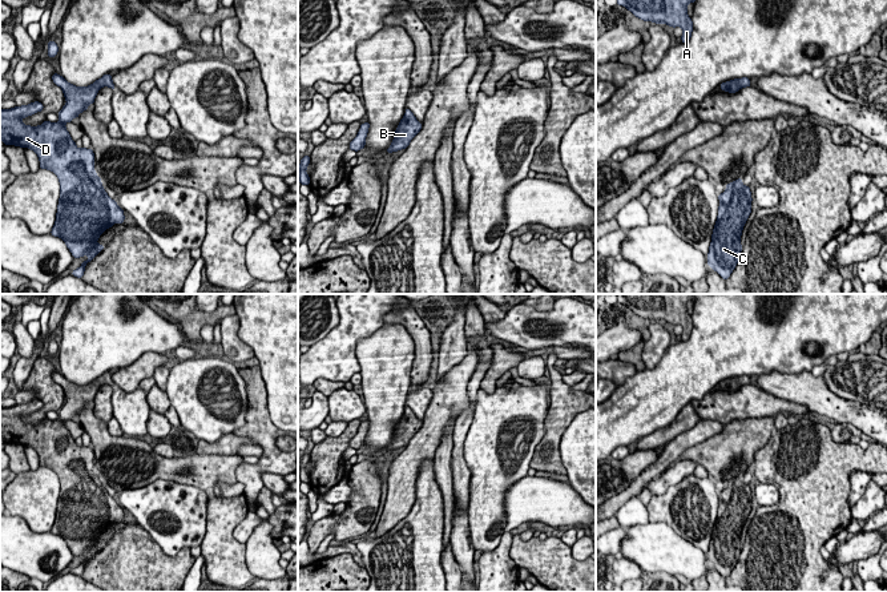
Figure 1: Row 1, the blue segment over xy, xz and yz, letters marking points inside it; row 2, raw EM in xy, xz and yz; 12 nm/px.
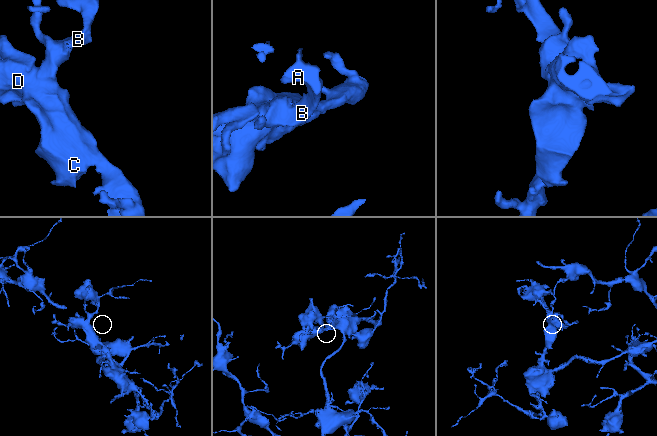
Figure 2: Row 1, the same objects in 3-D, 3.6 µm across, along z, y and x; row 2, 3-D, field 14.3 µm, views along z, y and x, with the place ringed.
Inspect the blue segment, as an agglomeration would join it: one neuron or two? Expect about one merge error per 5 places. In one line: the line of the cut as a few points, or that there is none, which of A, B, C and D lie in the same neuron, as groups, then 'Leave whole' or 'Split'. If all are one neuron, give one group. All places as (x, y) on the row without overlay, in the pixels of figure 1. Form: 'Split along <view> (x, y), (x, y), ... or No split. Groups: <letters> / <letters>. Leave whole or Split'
No split. Groups: A B C D. Leave whole

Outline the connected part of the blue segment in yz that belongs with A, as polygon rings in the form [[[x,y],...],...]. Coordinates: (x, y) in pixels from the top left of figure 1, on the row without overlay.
[[[616,294],[617,302],[625,305],[644,319],[665,321],[669,325],[682,326],[682,341],[688,341],[693,330],[692,315],[688,314],[688,302],[696,301],[693,294]]]

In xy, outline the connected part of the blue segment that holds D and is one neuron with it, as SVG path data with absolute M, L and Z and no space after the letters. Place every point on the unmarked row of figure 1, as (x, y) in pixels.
M56 370L52 378L63 387L66 398L59 410L60 419L45 418L39 424L24 423L24 415L43 408L44 403L39 399L0 407L0 438L5 443L32 447L39 455L40 467L48 467L57 474L60 496L51 532L66 541L73 556L89 555L72 569L72 573L82 576L86 561L105 544L97 541L98 535L116 520L122 521L125 514L96 472L93 448L78 447L65 422L86 408L102 384L114 388L116 384L109 371L82 386L69 382Z

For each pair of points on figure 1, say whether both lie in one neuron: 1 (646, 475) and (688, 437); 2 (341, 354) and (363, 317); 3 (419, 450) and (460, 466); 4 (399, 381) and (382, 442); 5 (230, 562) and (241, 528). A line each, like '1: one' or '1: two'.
1: one
2: one
3: two
4: one
5: two

